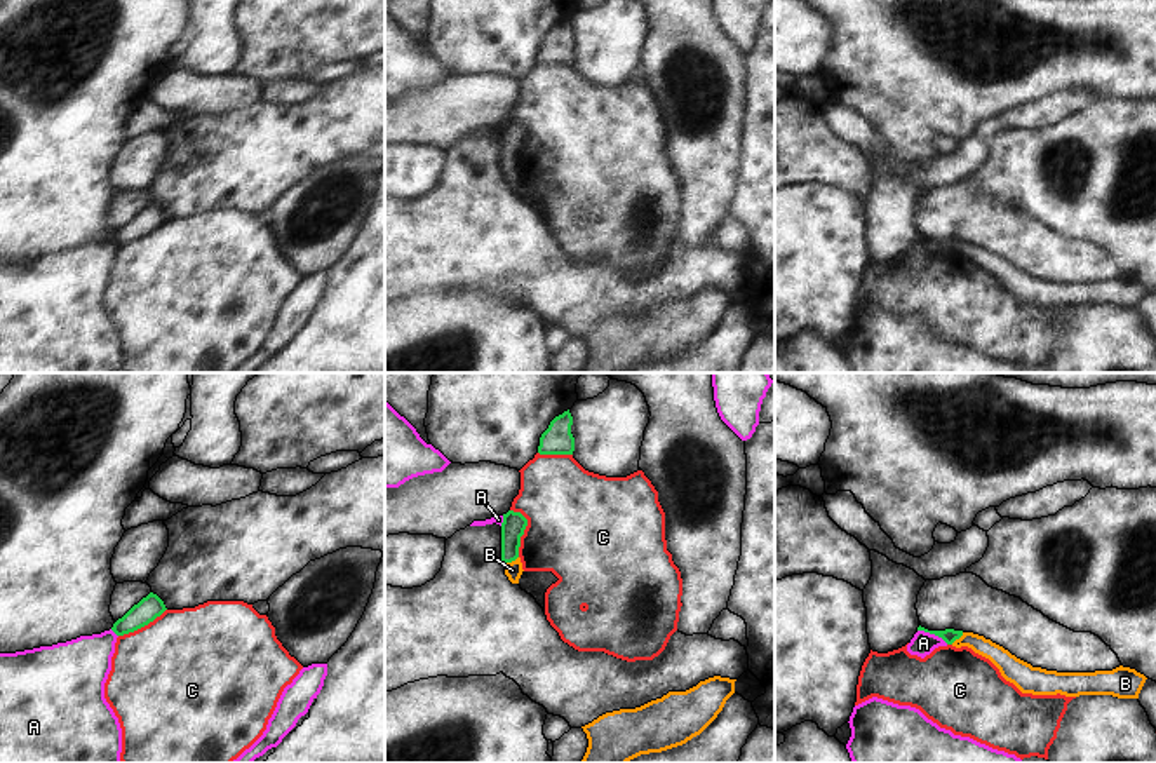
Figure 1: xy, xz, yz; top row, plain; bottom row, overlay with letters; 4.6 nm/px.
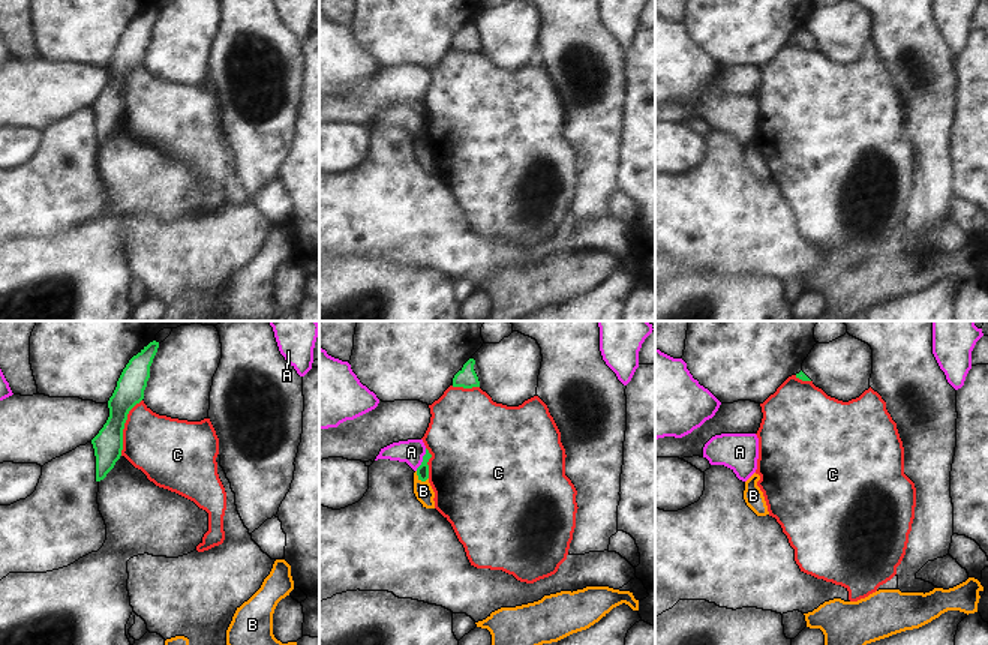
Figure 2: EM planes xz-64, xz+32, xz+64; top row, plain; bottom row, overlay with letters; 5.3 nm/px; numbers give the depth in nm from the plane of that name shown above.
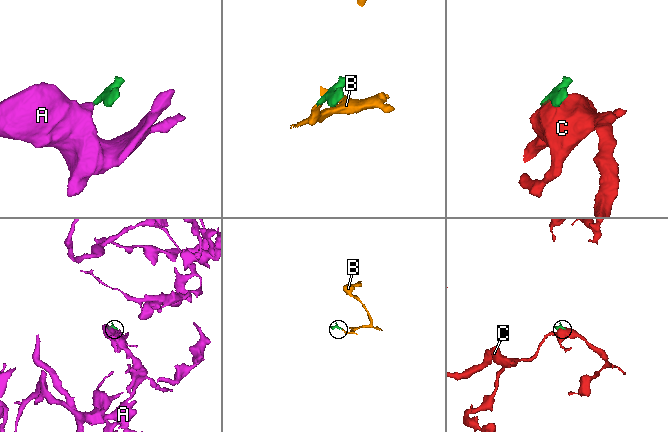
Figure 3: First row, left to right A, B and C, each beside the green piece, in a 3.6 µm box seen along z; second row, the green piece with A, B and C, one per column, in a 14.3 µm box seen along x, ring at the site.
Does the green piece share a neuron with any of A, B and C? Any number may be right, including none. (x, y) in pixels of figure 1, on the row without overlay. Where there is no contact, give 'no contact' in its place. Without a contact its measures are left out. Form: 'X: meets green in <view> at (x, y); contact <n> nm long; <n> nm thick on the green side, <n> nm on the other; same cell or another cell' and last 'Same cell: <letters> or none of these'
A: meets green in yz at (934, 243); contact 160 nm long; 70 nm thick on the green side, 110 nm on the other; another cell
B: meets green in xz at (510, 171); contact 80 nm long; 110 nm thick on the green side, 80 nm on the other; same cell
C: meets green in xz at (524, 138); contact 220 nm long; 110 nm thick on the green side, 480 nm on the other; another cell
Same cell: B

